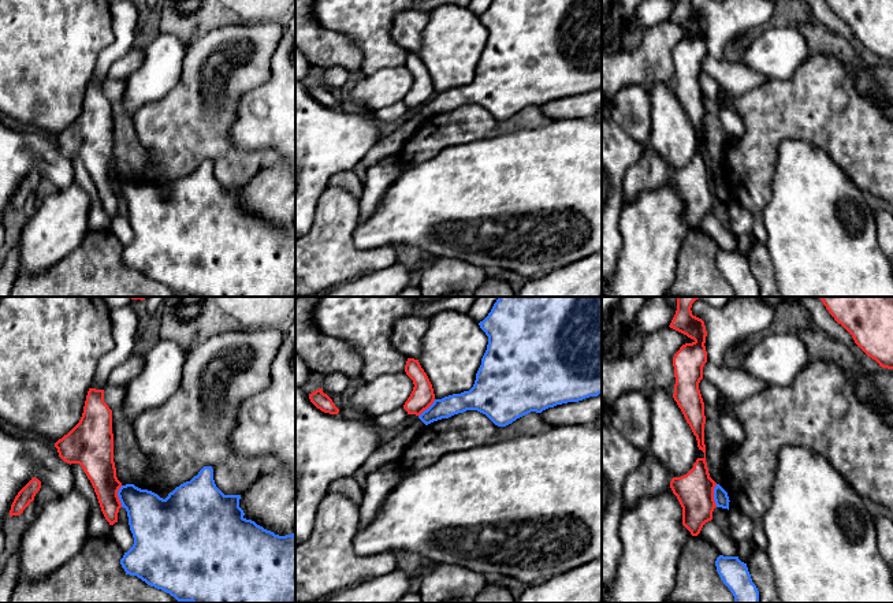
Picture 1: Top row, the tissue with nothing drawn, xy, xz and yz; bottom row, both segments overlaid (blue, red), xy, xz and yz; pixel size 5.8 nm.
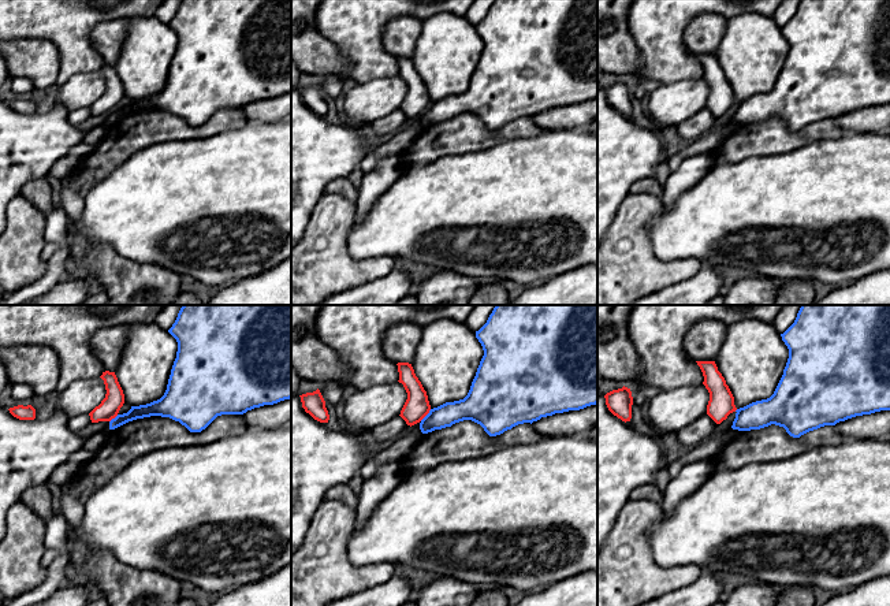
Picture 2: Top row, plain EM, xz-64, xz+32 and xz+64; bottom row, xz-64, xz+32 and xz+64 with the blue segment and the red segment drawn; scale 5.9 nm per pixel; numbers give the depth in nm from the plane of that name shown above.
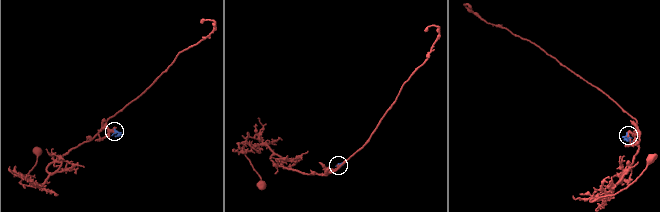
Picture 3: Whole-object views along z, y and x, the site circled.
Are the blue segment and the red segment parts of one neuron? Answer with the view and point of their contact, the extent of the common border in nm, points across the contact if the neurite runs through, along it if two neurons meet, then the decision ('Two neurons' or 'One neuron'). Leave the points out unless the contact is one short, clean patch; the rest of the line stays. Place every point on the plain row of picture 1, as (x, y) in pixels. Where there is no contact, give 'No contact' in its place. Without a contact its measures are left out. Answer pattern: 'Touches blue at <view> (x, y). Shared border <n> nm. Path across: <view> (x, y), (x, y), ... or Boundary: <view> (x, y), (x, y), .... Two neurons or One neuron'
Touches blue at yz (714, 189). Shared border 140 nm. Boundary: yz (717, 178), (714, 182), (715, 200). Two neurons

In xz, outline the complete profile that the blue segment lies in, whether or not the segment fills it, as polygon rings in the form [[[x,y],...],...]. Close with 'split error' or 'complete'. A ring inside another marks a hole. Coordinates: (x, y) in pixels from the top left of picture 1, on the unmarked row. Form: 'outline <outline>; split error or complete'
outline [[[492,0],[479,19],[488,30],[488,38],[473,81],[435,93],[418,109],[425,119],[466,104],[477,104],[495,119],[506,120],[531,105],[542,107],[557,98],[602,88],[602,0]]]; complete

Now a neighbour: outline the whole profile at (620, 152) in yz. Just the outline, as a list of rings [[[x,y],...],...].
[[[602,96],[602,278],[614,273],[621,250],[618,228],[622,205],[622,179],[643,155],[643,145],[632,139],[611,116],[609,98]]]

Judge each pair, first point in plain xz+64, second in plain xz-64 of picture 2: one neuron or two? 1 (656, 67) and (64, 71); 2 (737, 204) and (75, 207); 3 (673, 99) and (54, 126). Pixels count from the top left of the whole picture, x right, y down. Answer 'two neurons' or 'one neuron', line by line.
1: one neuron
2: two neurons
3: two neurons

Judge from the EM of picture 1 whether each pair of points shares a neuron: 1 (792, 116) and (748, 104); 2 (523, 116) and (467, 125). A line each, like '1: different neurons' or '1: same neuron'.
1: same neuron
2: same neuron

